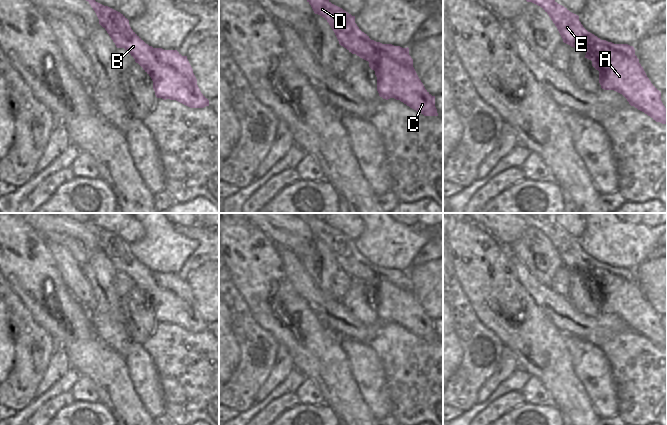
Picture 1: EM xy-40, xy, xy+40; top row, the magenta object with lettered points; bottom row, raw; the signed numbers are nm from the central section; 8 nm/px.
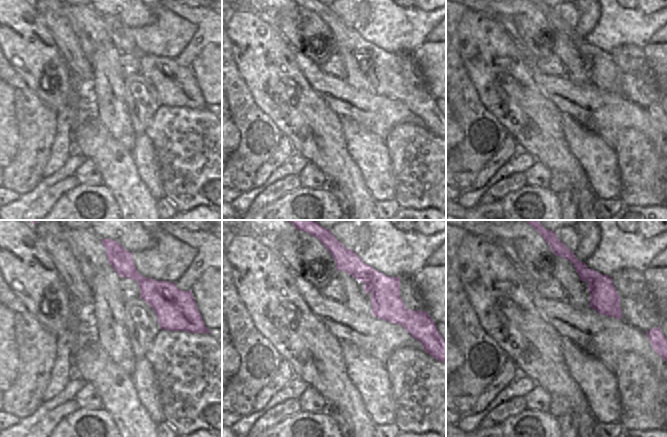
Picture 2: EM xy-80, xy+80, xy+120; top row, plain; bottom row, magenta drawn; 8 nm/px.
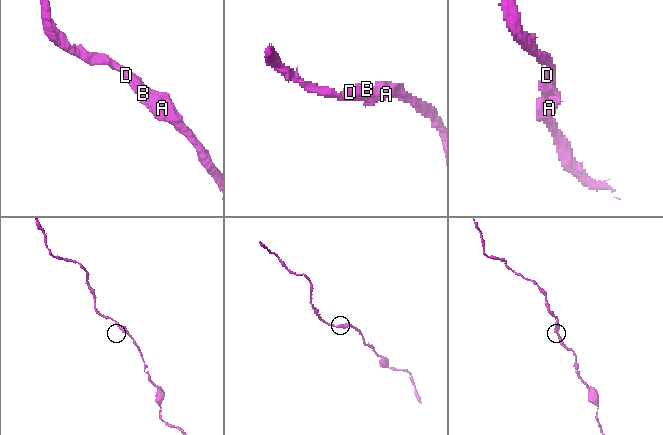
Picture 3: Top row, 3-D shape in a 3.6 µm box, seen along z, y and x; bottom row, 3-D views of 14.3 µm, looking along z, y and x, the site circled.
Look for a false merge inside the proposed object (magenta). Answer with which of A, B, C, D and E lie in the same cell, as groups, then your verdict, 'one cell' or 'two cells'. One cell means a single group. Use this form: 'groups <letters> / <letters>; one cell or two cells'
groups A B C D E; one cell

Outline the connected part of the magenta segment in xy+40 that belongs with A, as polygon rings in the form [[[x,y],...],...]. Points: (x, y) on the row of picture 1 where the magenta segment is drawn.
[[[555,0],[526,1],[540,6],[549,15],[564,43],[586,53],[585,58],[599,71],[602,89],[622,94],[631,106],[656,122],[667,123],[661,92],[647,77],[633,46],[601,40],[583,27],[578,15]]]

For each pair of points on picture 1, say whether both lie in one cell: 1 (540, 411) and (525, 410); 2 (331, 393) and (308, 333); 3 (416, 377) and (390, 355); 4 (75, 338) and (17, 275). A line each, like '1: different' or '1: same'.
1: same
2: same
3: same
4: same

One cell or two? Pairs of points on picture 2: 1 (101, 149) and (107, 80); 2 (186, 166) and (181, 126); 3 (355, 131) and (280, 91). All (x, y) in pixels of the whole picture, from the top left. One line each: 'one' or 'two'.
1: two
2: one
3: two

